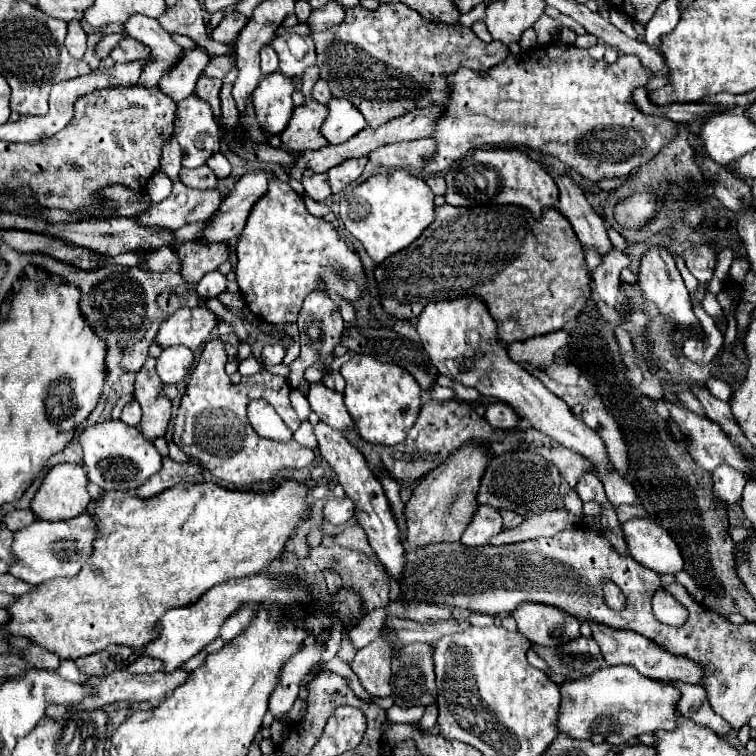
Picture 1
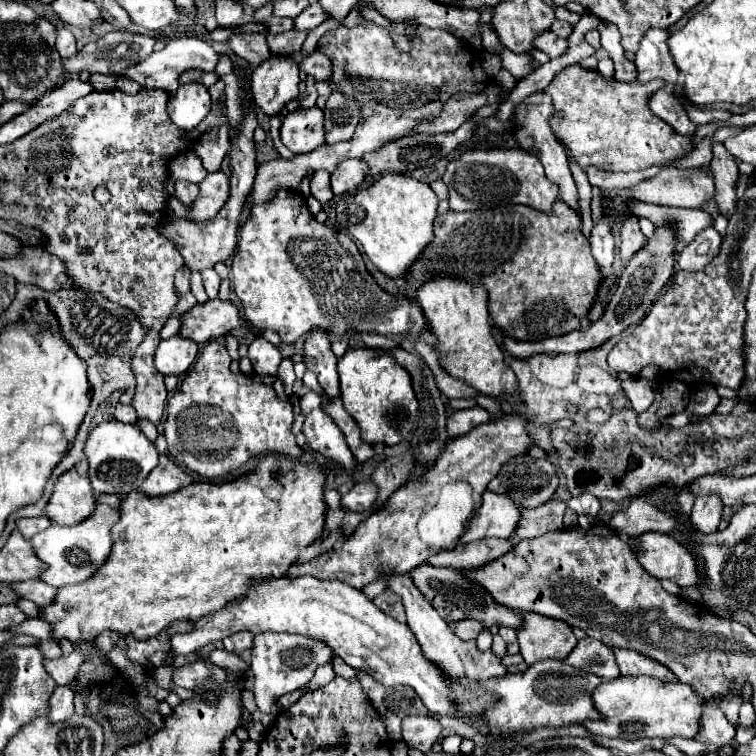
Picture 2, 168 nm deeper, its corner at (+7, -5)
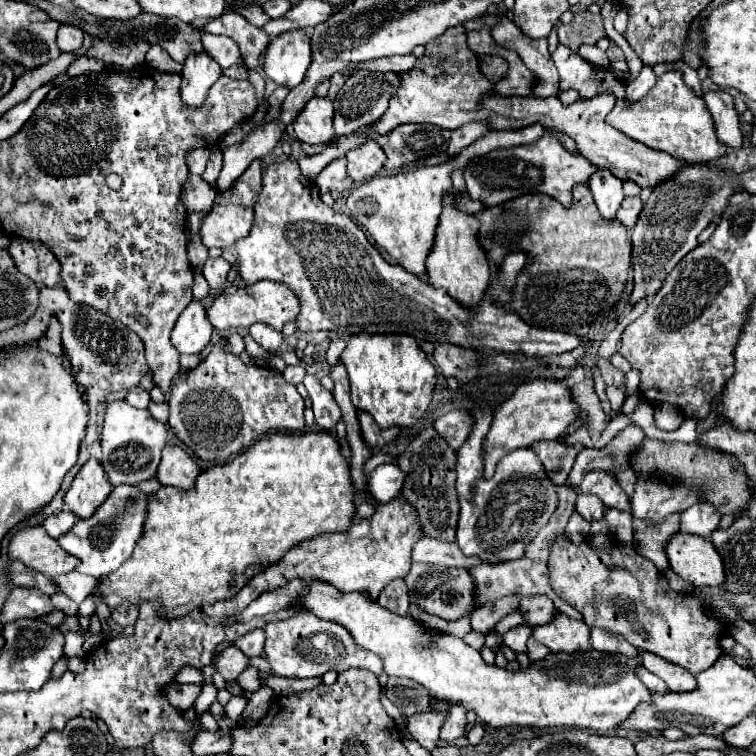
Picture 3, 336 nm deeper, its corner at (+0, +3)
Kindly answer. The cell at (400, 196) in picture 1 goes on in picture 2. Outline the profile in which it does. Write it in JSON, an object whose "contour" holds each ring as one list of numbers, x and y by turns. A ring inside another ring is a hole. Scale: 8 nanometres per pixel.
{"contour":[[385,174,375,184,341,196,337,202,337,224,363,246,379,272,395,278,407,272,409,262,433,238,437,202,437,196,427,184,403,174]]}

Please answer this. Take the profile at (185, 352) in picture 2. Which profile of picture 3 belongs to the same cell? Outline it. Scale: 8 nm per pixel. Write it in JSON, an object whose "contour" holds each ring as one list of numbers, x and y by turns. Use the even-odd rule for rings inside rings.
{"contour":[[192,300,180,314,174,330,172,344,180,354,200,354,212,338,212,324,200,300]]}

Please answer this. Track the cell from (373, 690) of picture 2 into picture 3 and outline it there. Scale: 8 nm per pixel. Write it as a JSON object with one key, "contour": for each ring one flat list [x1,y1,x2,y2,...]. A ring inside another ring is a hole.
{"contour":[[298,614,284,622,272,622,266,626,264,658,270,662,272,672,286,678,318,678,328,670,344,672,348,668,366,668,376,676,382,672,382,662,376,654,362,650,352,640,352,634,332,620,322,620,316,614],[314,658,314,660,312,660]]}

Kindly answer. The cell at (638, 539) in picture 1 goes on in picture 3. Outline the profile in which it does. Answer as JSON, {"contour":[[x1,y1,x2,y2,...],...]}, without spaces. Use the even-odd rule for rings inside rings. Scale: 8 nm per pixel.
{"contour":[[674,534,666,546,670,568,692,586,722,586,726,580,722,556,710,538]]}

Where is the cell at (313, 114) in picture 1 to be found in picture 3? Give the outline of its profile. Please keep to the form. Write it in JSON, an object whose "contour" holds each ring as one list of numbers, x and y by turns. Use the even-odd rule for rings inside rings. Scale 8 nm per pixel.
{"contour":[[314,96,292,124,296,138,306,144,330,142,336,136,334,126,332,126,332,118,334,118,332,102,328,98]]}

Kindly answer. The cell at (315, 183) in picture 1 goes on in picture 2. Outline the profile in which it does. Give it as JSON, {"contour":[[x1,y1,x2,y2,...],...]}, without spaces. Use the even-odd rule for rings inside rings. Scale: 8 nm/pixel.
{"contour":[[317,170,311,178,311,194,321,202,325,204,327,200,333,198,333,192,329,190,329,172,327,170]]}

